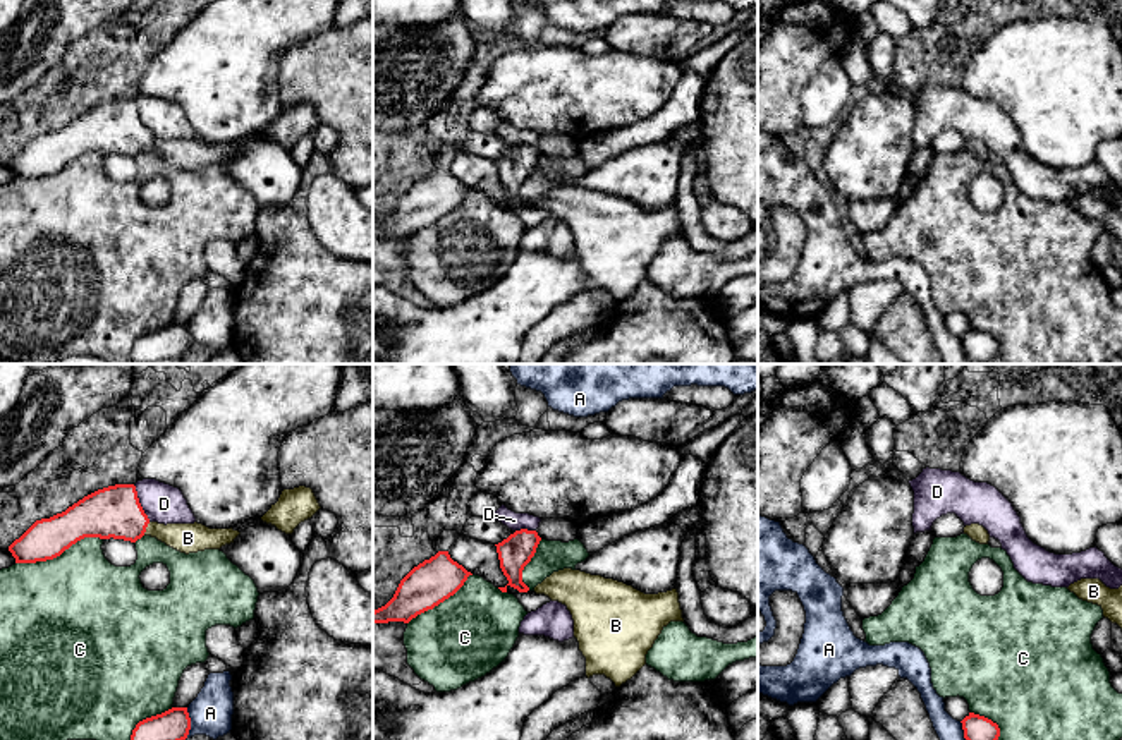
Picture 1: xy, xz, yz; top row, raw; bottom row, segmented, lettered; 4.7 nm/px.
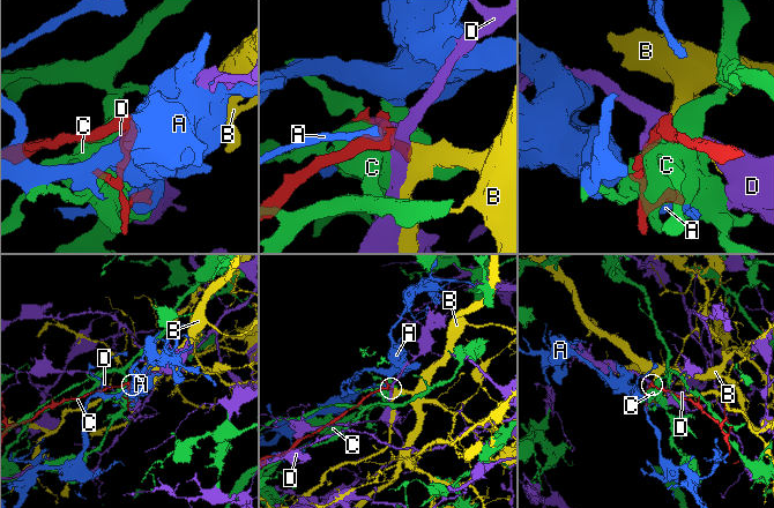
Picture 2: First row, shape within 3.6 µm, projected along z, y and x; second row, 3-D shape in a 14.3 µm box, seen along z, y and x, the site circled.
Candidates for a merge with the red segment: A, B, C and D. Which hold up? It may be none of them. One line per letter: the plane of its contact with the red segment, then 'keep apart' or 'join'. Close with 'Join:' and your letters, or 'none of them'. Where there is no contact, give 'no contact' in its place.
A: xy | keep apart
B: xy | join
C: xy | keep apart
D: xy | keep apart
Join: B

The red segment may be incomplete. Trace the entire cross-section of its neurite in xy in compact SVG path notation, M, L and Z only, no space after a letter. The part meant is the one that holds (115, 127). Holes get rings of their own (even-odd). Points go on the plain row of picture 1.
M134 100L98 105L65 127L36 136L9 167L15 179L36 179L60 172L84 153L124 155L156 153L180 168L220 165L234 158L239 146L210 144L203 139L158 139L144 129Z

